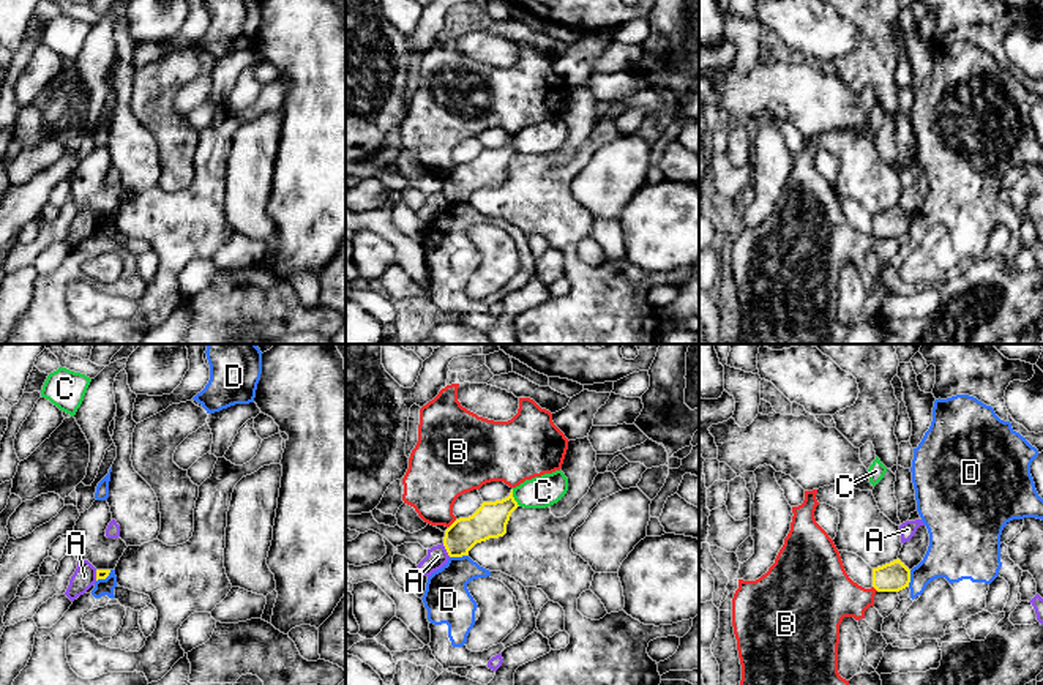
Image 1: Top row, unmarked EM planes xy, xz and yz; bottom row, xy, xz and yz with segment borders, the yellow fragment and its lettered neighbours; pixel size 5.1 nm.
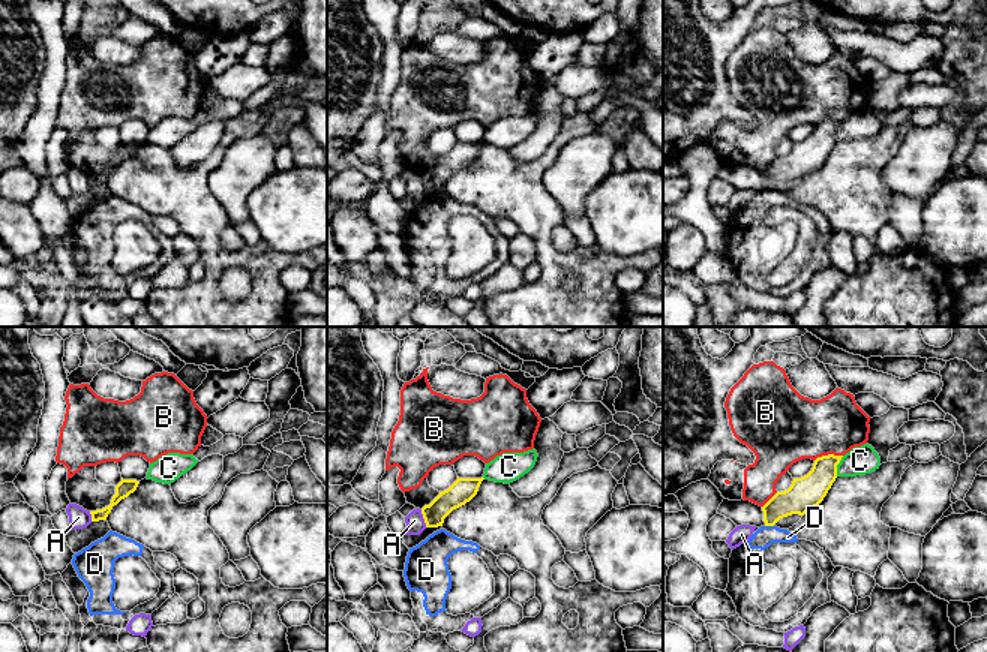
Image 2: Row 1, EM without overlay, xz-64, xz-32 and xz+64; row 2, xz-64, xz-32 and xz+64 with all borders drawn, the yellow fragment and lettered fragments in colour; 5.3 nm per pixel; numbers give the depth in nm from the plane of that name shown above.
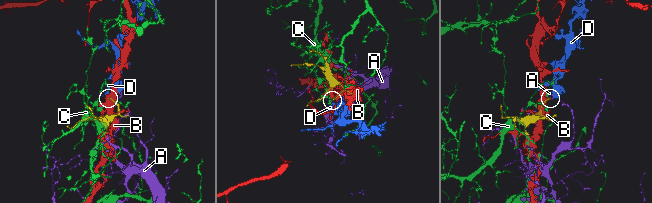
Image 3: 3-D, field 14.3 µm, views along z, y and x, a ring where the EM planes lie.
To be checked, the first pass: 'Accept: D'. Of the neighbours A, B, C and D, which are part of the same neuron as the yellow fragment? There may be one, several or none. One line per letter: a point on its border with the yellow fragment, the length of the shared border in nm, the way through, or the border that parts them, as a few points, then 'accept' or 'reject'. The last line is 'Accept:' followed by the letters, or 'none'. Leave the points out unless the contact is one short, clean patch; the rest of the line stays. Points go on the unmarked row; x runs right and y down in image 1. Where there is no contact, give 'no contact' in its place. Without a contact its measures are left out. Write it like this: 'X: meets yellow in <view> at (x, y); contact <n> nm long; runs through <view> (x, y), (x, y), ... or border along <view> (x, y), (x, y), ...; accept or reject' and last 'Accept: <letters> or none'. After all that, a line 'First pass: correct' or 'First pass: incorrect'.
A: meets yellow in xz at (445, 194); contact 80 nm long; border along xz (442, 190), (450, 202); reject
B: meets yellow in xz at (452, 171); contact 60 nm long; reject
C: meets yellow in xz at (513, 144); contact 100 nm long; reject
D: meets yellow in xz at (458, 202); contact 100 nm long; border along xz (467, 201), (450, 204); reject
Accept: none
First pass: incorrect

